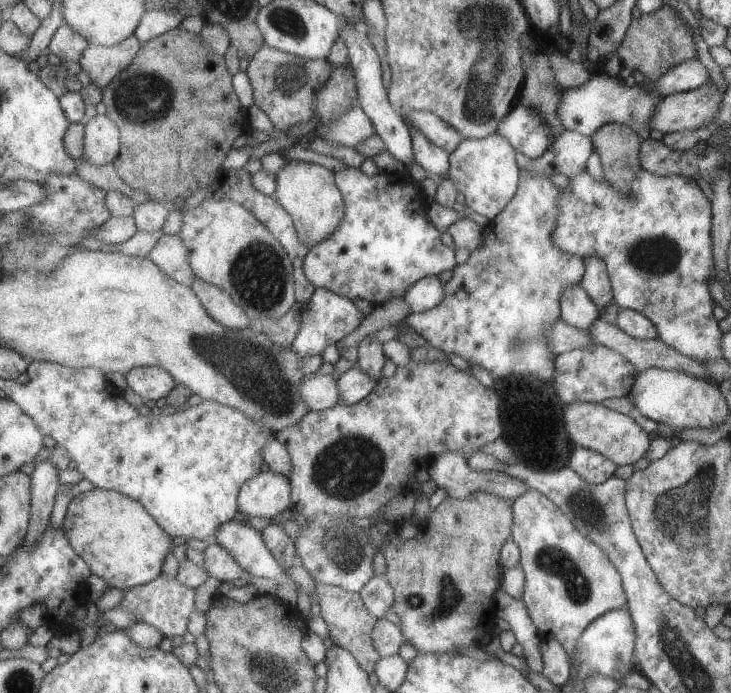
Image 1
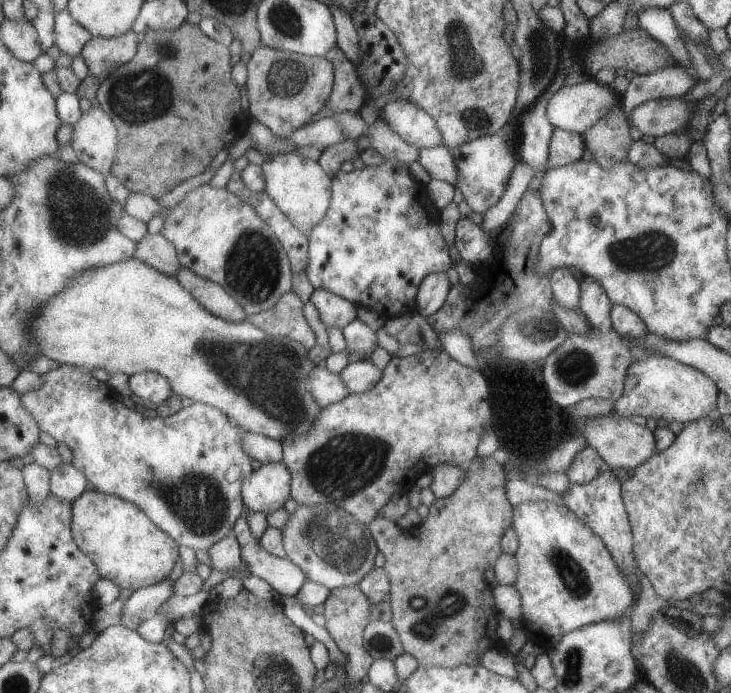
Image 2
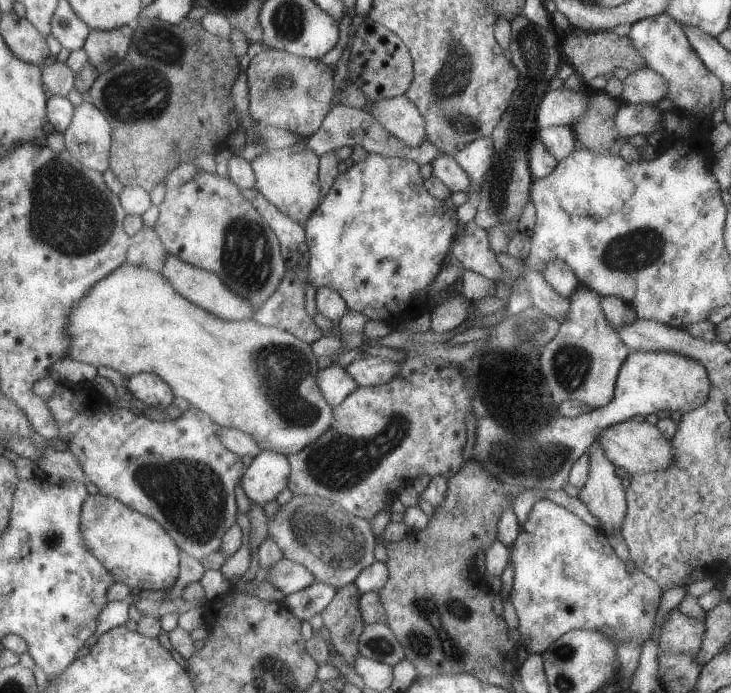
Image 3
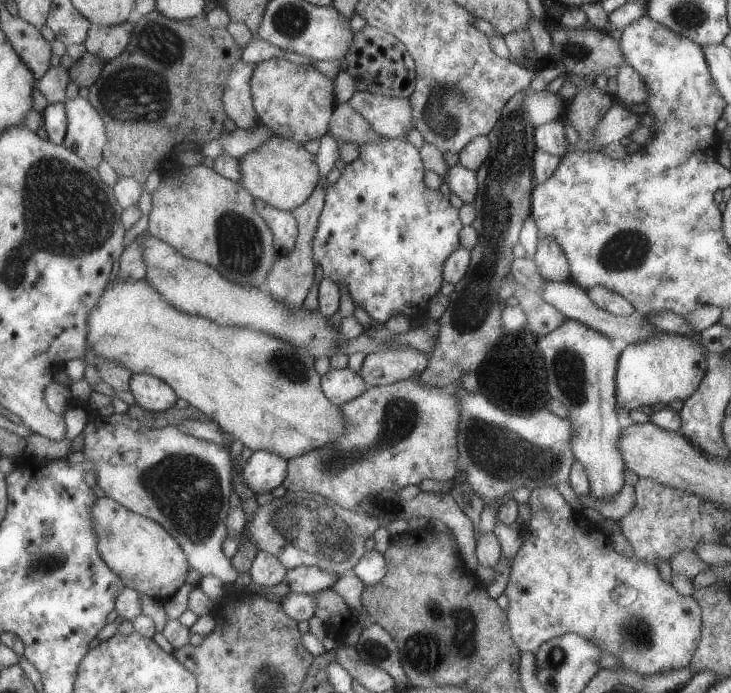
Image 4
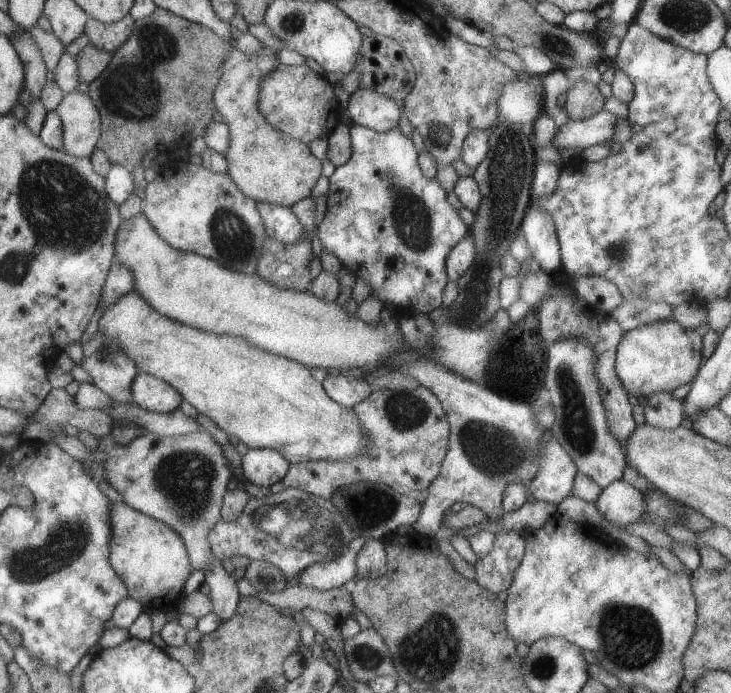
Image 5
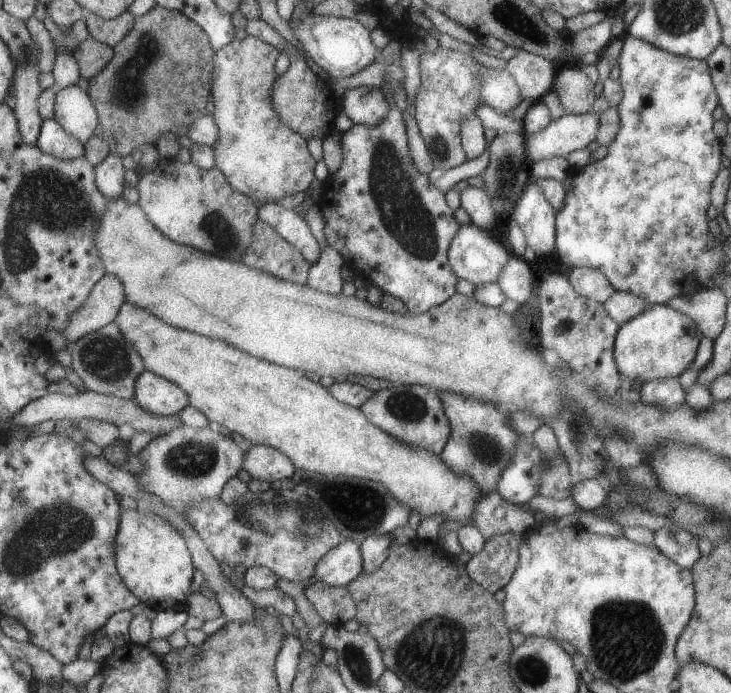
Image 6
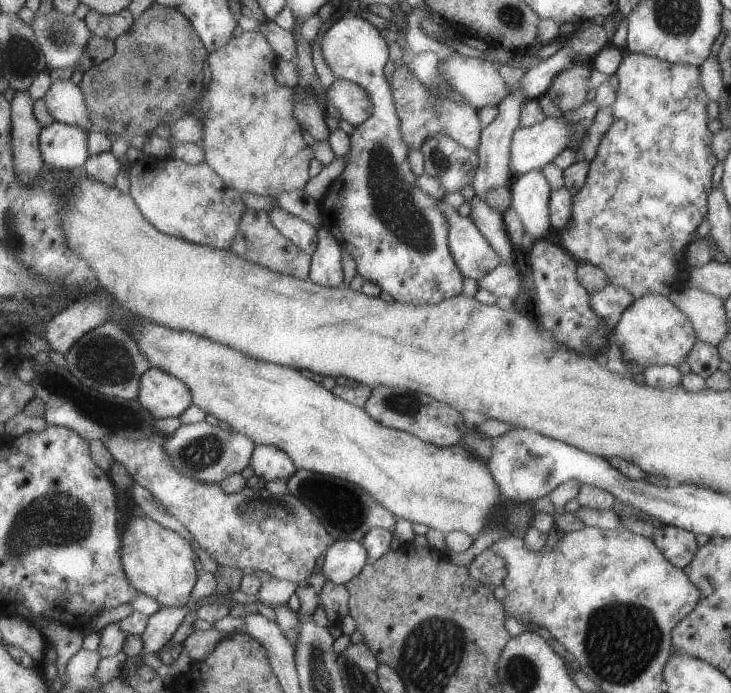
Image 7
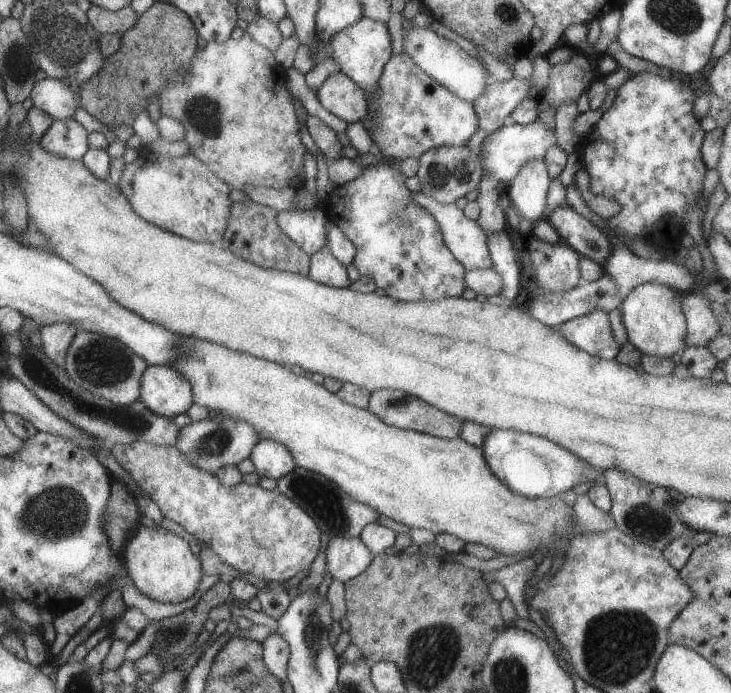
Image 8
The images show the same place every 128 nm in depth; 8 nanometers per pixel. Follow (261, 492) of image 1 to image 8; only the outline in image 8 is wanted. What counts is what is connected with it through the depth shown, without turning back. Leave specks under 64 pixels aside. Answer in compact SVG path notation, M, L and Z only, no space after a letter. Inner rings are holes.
M260 439L249 458L254 463L259 478L266 476L278 480L297 467L289 449L273 440Z

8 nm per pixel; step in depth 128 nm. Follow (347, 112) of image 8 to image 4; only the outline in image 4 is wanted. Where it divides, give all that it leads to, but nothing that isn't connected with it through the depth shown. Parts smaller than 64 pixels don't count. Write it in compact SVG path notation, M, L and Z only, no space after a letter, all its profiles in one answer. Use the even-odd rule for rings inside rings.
M356 90L348 104L359 112L382 138L400 139L408 130L415 128L409 99L384 97L366 90Z

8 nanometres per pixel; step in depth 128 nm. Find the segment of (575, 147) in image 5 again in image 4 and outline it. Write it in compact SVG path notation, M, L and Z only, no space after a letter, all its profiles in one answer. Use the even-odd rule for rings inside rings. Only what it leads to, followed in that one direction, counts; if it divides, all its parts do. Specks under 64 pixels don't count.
M616 101L595 128L595 141L600 144L600 151L640 128L642 116Z

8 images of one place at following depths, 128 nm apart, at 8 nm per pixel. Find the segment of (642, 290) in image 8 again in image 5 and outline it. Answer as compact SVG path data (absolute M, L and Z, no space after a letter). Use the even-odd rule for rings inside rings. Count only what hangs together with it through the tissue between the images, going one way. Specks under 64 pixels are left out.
M672 318L625 331L617 346L615 369L626 392L648 398L662 391L672 393L678 386L692 383L704 362L703 334L708 329L708 325L687 329Z

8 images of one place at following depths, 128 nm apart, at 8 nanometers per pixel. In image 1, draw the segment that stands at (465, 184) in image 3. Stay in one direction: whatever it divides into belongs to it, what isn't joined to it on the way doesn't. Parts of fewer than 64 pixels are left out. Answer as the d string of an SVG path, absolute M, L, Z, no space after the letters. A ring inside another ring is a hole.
M418 129L411 130L411 137L415 160L427 174L439 177L449 172L449 154L445 150L431 143Z

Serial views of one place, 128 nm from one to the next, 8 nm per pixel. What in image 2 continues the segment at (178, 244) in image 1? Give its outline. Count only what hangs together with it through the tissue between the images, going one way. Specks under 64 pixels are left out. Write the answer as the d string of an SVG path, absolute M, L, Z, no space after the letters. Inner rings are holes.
M162 232L157 235L147 234L139 240L133 256L171 277L176 277L182 268L174 243Z

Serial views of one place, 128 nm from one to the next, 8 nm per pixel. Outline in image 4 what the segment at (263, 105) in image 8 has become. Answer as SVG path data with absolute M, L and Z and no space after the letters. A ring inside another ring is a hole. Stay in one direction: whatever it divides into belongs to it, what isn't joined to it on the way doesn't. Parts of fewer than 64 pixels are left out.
M241 58L234 64L224 86L223 107L238 129L251 129L261 124L251 93L250 79L254 67ZM276 134L258 149L239 159L242 184L255 199L262 199L274 208L292 212L313 193L320 182L321 172L317 155L310 154L304 145Z

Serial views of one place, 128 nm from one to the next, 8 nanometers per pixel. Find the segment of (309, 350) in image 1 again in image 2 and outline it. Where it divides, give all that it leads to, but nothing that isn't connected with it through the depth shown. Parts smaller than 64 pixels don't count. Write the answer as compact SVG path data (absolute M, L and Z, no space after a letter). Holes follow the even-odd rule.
M315 289L310 302L318 309L321 321L329 328L342 330L357 318L358 306L353 302L324 289Z

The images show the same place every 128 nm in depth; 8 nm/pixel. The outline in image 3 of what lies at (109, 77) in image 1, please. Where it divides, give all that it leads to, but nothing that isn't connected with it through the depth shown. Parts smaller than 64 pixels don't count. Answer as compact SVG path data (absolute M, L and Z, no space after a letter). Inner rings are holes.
M124 25L111 31L91 29L84 43L88 62L100 73L116 66L129 51L134 25Z

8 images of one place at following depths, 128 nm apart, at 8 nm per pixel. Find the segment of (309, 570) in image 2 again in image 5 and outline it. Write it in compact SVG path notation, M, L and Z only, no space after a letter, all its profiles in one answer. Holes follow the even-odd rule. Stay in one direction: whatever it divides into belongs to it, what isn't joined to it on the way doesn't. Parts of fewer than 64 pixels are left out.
M288 487L279 493L271 492L266 497L251 496L238 518L232 521L218 519L208 538L215 558L219 561L230 556L245 556L251 561L267 560L291 579L311 564L330 562L343 555L351 542L359 536L355 536L352 526L350 523L346 524L346 517L335 507L332 500Z

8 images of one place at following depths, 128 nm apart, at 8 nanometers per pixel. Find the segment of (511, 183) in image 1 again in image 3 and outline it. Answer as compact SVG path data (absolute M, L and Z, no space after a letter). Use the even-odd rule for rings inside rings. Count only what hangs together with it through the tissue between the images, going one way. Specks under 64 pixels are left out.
M491 138L476 139L453 156L456 162L464 169L470 179L468 197L475 202L481 191L486 173L492 168L495 155L495 144Z

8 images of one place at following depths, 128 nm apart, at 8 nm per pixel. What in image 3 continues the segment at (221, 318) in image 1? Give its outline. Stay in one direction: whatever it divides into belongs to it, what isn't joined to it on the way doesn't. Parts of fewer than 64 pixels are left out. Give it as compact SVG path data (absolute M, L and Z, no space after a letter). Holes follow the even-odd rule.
M168 255L164 268L161 273L174 285L174 288L184 296L188 298L192 304L212 312L214 316L220 316L220 318L230 318L230 320L246 320L246 318L253 318L255 310L251 304L248 304L246 300L242 300L240 296L236 296L232 290L228 290L224 286L222 279L212 272L208 274L207 270L192 266L185 263L174 255Z

